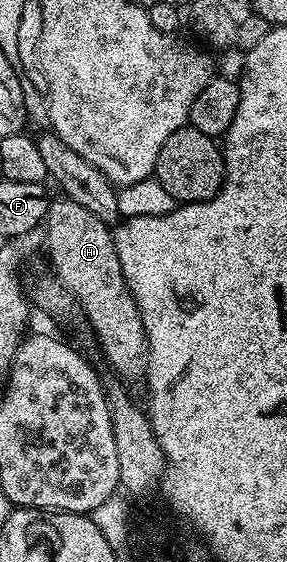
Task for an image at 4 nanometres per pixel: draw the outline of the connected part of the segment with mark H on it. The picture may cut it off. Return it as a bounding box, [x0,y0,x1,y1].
[44,196,146,382]

